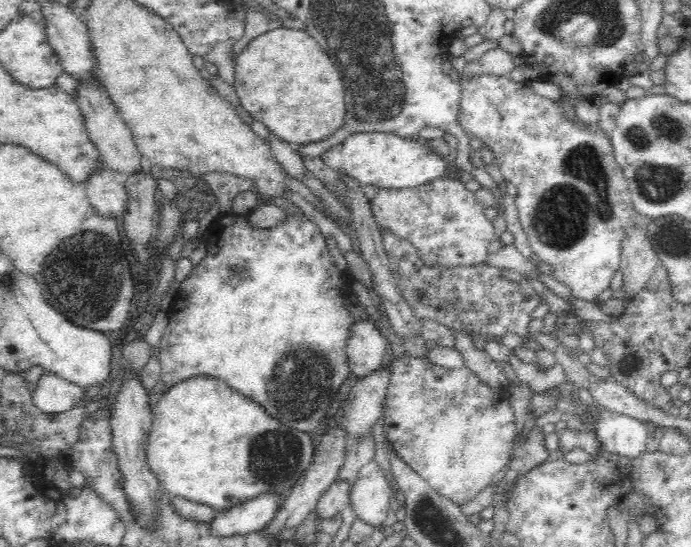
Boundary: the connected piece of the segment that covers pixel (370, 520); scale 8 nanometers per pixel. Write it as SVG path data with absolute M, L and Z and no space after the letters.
M378 463L365 464L352 485L348 507L362 522L380 527L393 505L390 485Z

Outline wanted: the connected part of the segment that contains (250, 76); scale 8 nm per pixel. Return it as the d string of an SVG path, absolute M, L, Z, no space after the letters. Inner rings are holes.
M277 26L276 28L264 32L249 40L247 44L242 48L240 54L234 60L234 75L235 82L233 87L236 89L236 93L242 103L242 108L246 112L250 113L254 121L264 124L266 129L270 131L273 136L291 143L292 145L302 145L310 142L315 142L328 136L331 136L333 132L343 125L345 118L345 106L344 106L344 84L342 84L342 78L340 78L340 72L336 70L336 66L332 64L332 60L324 54L325 50L319 47L319 44L311 38L311 36L300 28L288 28L283 26Z

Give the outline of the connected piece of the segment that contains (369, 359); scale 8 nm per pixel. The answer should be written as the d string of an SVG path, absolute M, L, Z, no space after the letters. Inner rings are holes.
M352 318L346 351L355 378L370 374L381 365L386 343L386 338L372 318Z

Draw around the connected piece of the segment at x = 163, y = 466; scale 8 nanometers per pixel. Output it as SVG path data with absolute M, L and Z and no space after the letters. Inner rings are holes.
M195 377L175 384L174 387L169 388L167 391L162 391L157 405L151 410L151 413L151 424L149 425L148 434L146 436L146 461L148 462L149 469L155 474L160 488L170 495L183 496L185 499L193 500L200 504L209 504L216 510L225 511L244 502L244 500L258 496L258 494L262 492L274 492L274 490L277 489L286 493L287 496L290 494L291 488L297 483L298 478L302 476L302 472L304 472L312 462L314 450L312 450L312 440L310 440L308 434L286 428L286 426L280 424L276 418L268 416L268 414L264 412L264 408L260 408L256 402L252 402L252 400L240 396L238 392L234 392L232 388L228 388L224 382L213 379L212 377Z

